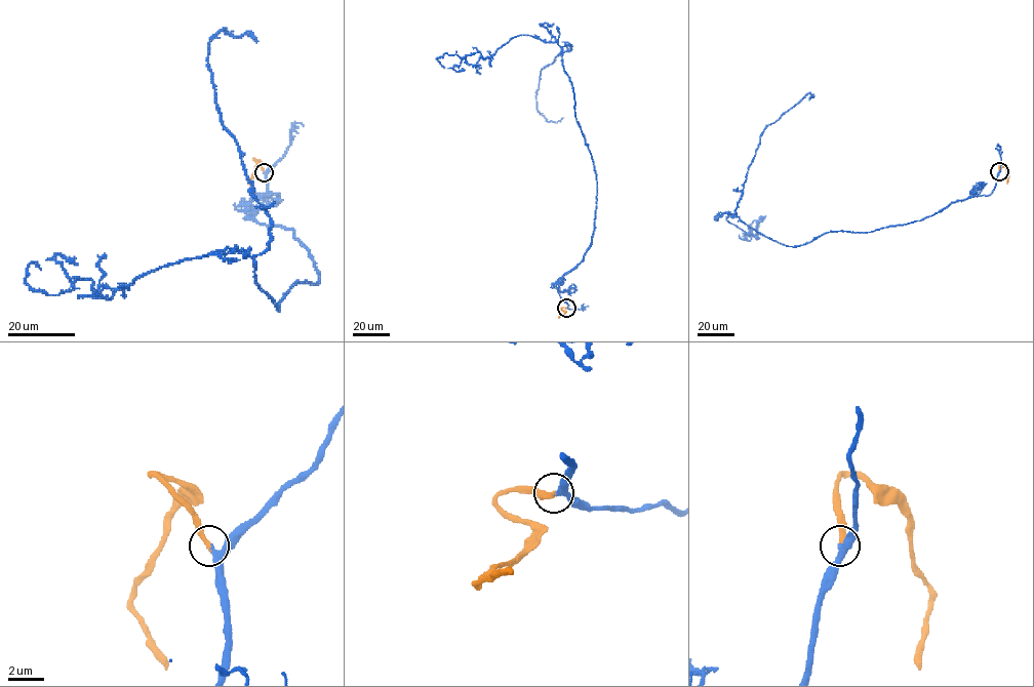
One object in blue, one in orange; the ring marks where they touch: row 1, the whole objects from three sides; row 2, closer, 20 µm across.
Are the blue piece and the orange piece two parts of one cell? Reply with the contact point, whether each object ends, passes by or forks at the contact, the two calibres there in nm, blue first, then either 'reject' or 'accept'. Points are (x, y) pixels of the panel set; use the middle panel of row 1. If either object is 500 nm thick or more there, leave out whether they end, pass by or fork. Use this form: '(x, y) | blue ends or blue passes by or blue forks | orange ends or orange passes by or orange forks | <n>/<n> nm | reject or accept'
(566, 308) | blue passes by | orange ends | 280/280 nm | accept

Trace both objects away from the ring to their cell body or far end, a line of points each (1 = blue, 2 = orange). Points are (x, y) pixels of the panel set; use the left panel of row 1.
1: (265, 171), (245, 218), (318, 274), (278, 310), (207, 63), (224, 30), (256, 43)
2: (264, 171), (253, 159), (260, 163), (249, 183), (255, 195)

